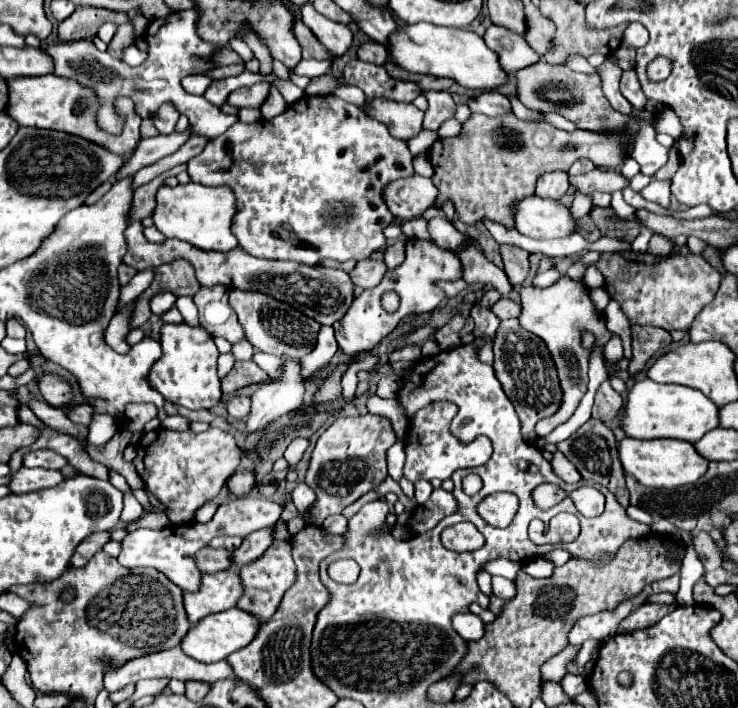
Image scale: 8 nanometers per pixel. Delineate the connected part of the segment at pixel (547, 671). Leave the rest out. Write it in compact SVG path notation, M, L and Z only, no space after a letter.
M567 646L561 654L553 656L549 662L545 662L541 666L541 676L543 680L549 680L549 682L561 682L561 678L565 676L567 672L567 662L579 652L579 648L575 646Z

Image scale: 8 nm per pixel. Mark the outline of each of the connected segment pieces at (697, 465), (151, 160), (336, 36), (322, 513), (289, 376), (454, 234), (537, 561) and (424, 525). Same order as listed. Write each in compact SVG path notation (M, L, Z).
M623 438L619 442L619 460L629 476L633 476L639 484L649 488L677 488L697 482L707 472L707 464L709 464L709 460L697 454L693 444L681 440L665 440L665 438L659 440Z
M189 130L181 132L181 134L167 134L167 136L155 136L155 138L143 138L139 142L139 146L135 148L133 156L125 162L125 166L121 166L121 170L115 174L115 180L121 178L129 178L133 176L137 170L155 164L157 160L173 154L181 144L185 144L189 140Z
M311 2L303 4L301 18L303 18L305 26L311 28L311 32L319 38L319 42L325 44L335 56L341 56L351 48L351 42L353 42L351 28L341 22L329 20L323 14L317 14L317 10L313 8Z
M365 414L365 416L339 416L317 440L317 446L311 454L311 464L305 476L305 482L313 488L313 492L317 494L317 502L313 504L313 510L309 510L309 522L321 526L321 522L329 516L329 514L341 514L343 508L347 508L349 504L353 504L355 500L359 500L363 494L367 494L369 490L375 490L385 478L387 478L387 450L397 442L395 430L391 426L391 420L385 416L377 416L377 414Z
M285 360L285 376L261 388L251 396L251 414L247 418L247 432L261 432L267 424L287 416L303 404L305 380L299 374L299 364Z
M437 216L437 218L431 218L427 224L429 224L427 228L429 228L431 240L437 242L437 246L451 250L451 252L457 252L463 246L463 242L465 242L463 234L447 218Z
M541 556L531 558L531 560L527 560L527 562L523 564L523 572L529 574L529 576L533 576L533 578L547 578L547 576L553 572L553 568L555 568L555 566L553 566L551 562L543 560Z
M443 488L433 490L431 498L423 506L417 506L417 510L413 512L409 520L409 528L413 530L413 534L423 534L431 530L439 520L453 514L455 510L457 510L457 502L453 494L445 492Z

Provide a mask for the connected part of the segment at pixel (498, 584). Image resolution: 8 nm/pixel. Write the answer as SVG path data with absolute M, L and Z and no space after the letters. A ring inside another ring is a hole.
M493 576L493 594L505 600L511 600L515 596L515 584L513 580L501 578L501 576Z

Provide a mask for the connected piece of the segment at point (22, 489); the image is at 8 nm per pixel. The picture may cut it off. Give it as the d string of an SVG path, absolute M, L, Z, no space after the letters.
M21 466L17 472L11 472L11 480L7 488L11 494L25 494L33 490L43 490L59 484L63 474L59 470L45 470L45 468L25 468Z

